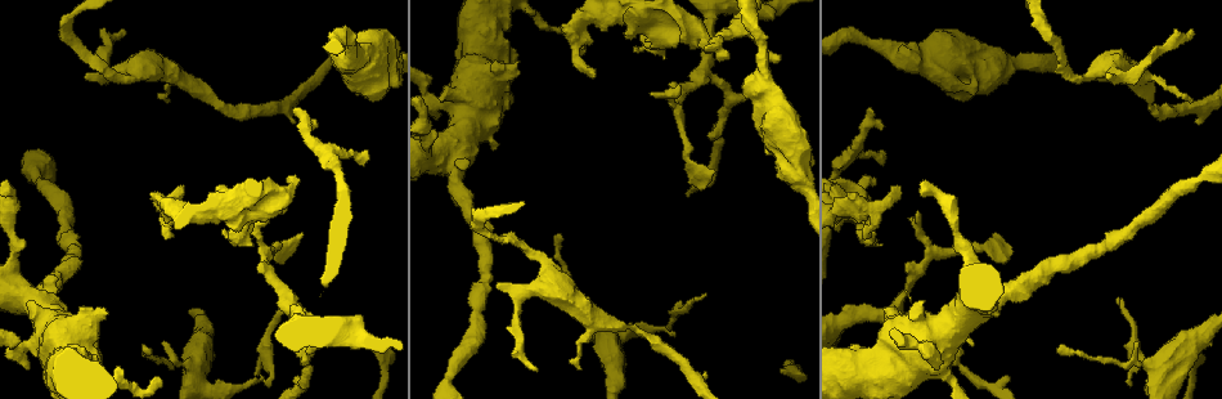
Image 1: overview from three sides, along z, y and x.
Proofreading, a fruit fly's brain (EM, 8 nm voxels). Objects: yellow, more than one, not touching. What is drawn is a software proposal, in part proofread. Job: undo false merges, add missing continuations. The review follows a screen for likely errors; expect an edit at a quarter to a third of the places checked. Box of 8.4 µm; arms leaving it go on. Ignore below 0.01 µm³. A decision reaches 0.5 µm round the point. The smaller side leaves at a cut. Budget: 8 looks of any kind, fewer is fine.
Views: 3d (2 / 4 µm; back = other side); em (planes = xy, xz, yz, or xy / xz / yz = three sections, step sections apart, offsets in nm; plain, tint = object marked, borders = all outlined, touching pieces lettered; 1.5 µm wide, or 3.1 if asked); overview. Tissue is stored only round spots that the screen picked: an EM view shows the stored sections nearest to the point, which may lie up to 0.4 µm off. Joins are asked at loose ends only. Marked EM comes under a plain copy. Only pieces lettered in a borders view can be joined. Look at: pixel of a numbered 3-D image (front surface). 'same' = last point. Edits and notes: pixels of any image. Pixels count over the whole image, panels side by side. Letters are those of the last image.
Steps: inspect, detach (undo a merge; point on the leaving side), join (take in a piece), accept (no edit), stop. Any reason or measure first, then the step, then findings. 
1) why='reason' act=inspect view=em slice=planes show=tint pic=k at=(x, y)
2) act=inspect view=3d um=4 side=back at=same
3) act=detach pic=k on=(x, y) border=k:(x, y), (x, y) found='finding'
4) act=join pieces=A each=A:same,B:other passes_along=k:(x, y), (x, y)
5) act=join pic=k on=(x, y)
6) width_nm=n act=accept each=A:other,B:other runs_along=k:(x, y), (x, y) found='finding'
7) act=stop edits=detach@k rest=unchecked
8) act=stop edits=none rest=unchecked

why='an open end' act=inspect view=3d um=4 pic=1 at=(1107, 78)

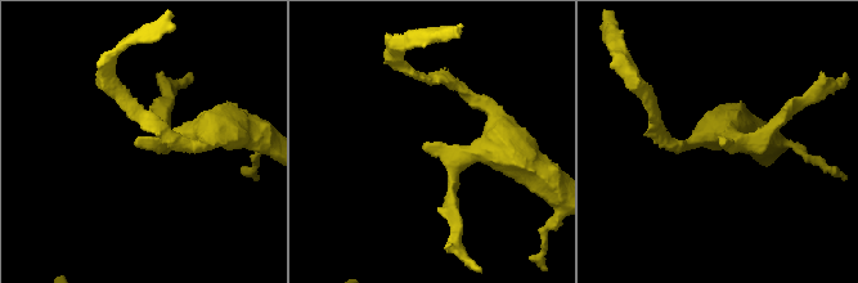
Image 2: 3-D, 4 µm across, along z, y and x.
why='shape alone is not enough' act=inspect view=em slice=planes show=borders pic=2 at=(721, 143)

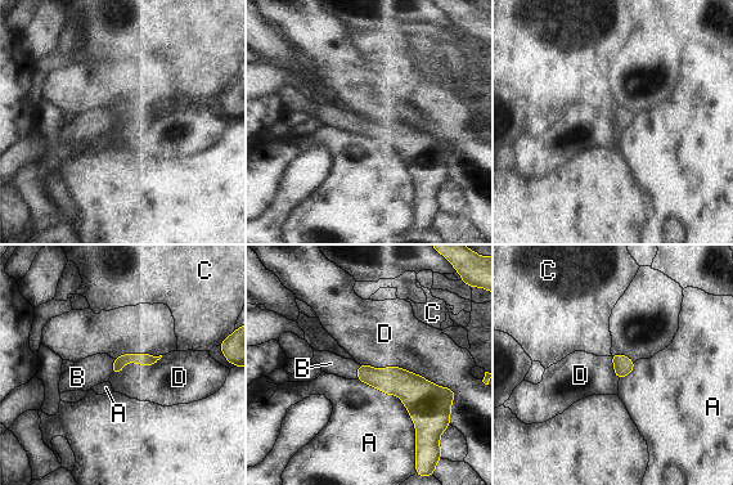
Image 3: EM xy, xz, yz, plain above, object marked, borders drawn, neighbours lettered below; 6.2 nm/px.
act=join pieces=B each=A:other,B:same,C:other,D:other found='the cell continues'

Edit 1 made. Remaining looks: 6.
why='free end' act=inspect view=3d um=2 pic=1 at=(180, 186)

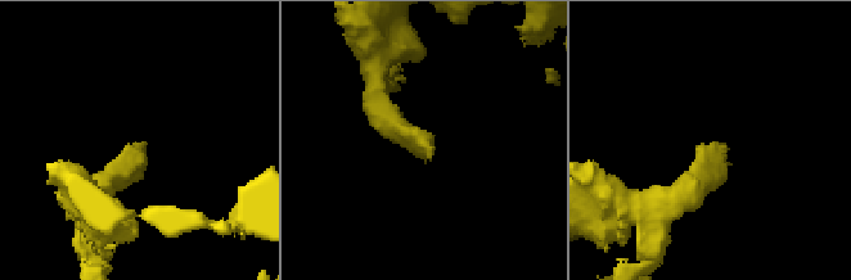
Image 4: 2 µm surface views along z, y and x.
act=inspect view=em slice=planes show=tint pic=4 at=(141, 144)

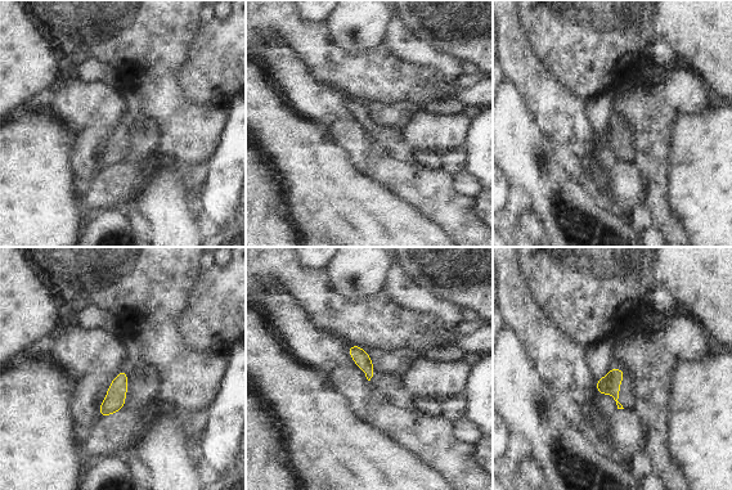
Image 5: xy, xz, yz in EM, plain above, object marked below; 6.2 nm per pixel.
why='see the neighbours' act=inspect view=em slice=planes show=borders at=same

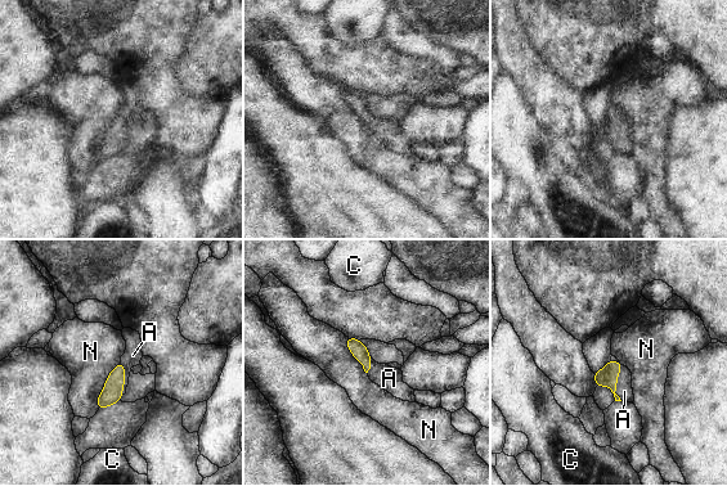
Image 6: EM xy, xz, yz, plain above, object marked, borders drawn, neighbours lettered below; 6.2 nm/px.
act=join pieces=A each=A:same,C:other,N:other passes_along=6:(607, 376), (615, 383), (624, 391) found='it goes on there'

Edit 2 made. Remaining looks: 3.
why='branch point' act=inspect view=3d um=4 pic=1 at=(706, 64)

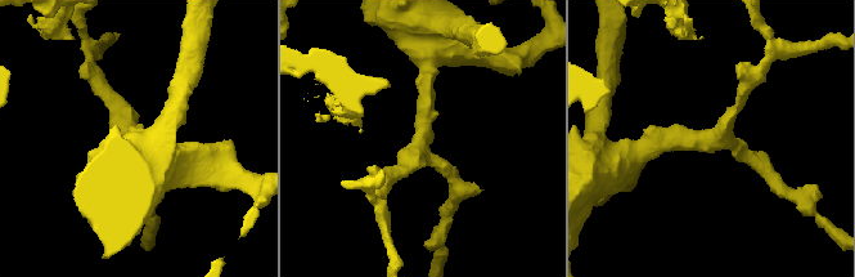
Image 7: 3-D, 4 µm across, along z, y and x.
arms=3 arm_widths_nm=180,220,280 act=inspect view=em slice=xy step=4 show=tint pic=7 at=(421, 145)

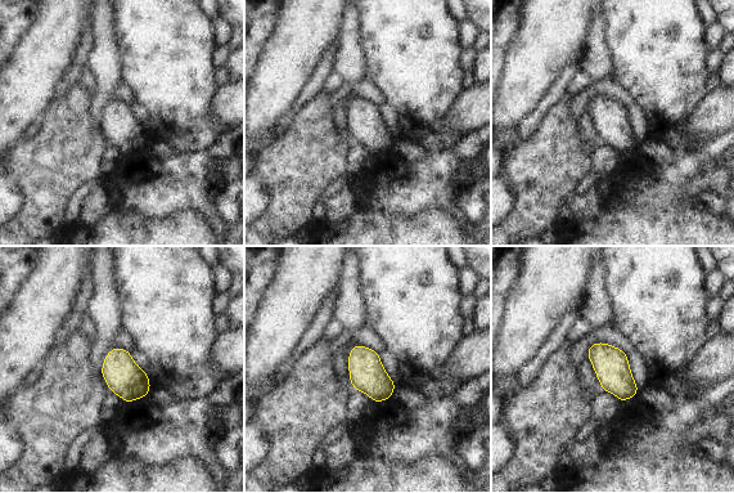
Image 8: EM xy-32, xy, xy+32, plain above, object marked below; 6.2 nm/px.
act=inspect view=em slice=planes show=borders at=same

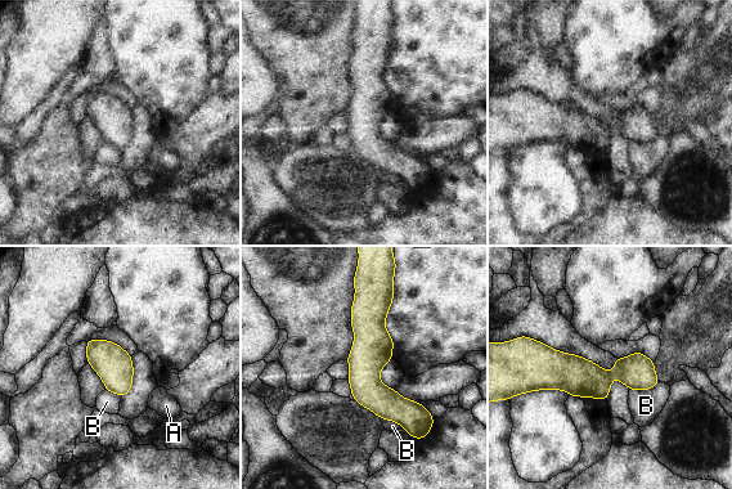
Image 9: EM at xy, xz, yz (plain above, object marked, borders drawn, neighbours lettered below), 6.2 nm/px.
width_nm=190 act=accept each=A:other,B:other border=9:(659, 381), (649, 389), (629, 390) found='continuous, no second cell'

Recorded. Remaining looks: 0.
act=stop edits=join@3,join@6 rest=unchecked

